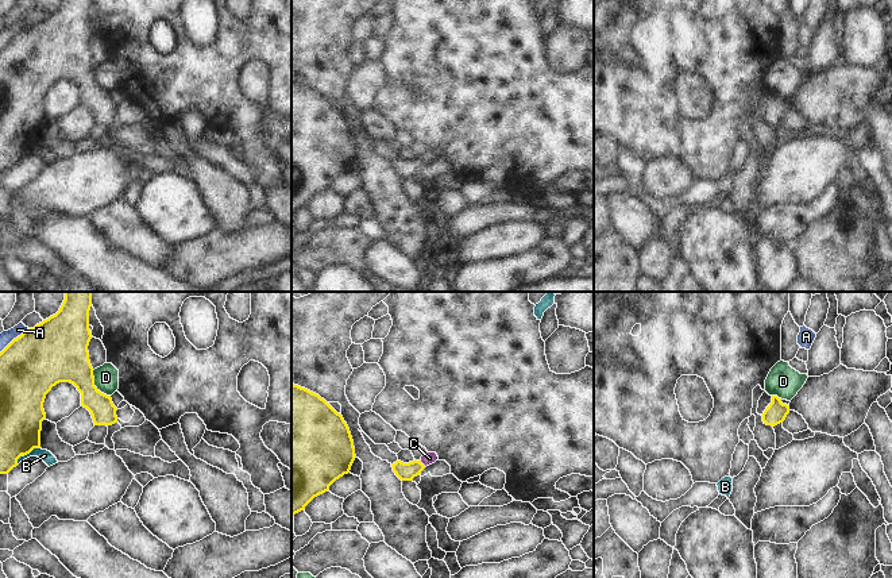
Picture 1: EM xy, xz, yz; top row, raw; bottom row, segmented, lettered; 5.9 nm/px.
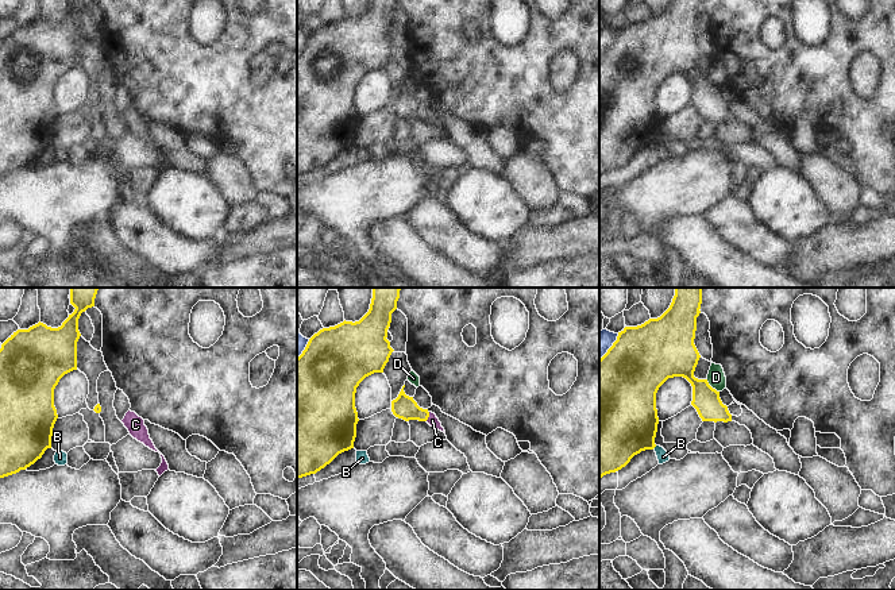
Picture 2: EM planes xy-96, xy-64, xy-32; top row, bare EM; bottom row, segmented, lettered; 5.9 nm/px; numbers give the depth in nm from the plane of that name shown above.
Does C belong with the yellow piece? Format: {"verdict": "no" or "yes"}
{"verdict": "yes"}

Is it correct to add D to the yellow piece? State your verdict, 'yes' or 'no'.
no

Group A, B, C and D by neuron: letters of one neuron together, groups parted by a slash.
A / B / C / D

